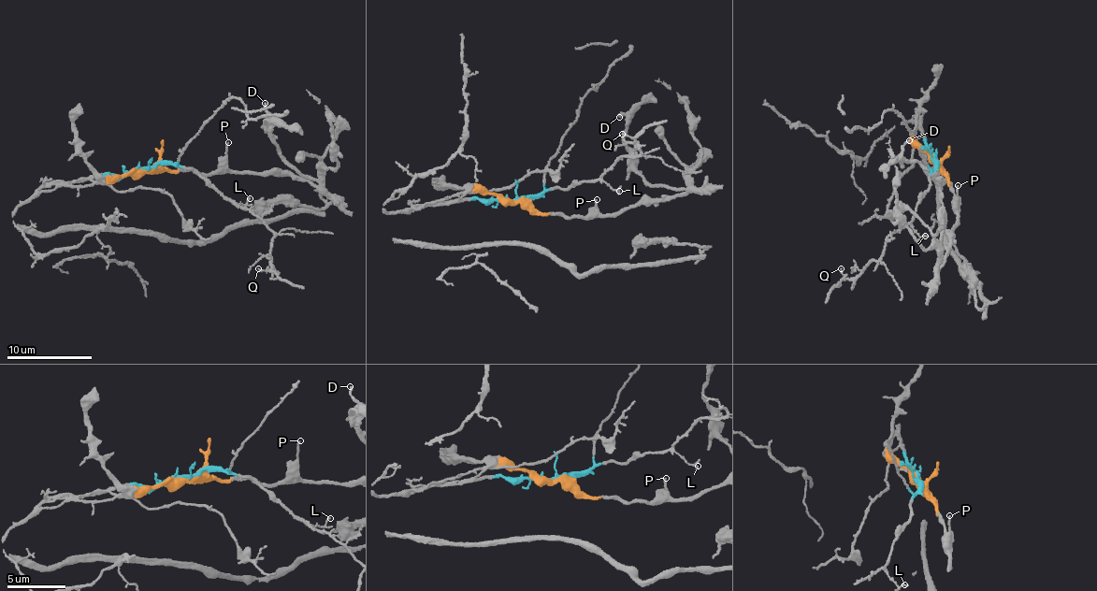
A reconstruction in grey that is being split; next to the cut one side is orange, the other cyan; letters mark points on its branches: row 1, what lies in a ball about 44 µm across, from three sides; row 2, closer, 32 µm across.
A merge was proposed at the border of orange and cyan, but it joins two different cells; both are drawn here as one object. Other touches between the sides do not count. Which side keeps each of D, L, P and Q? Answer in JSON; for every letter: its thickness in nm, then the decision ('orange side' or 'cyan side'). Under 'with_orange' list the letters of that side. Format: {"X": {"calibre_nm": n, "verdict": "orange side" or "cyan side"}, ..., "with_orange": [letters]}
{"D": {"calibre_nm": 170, "verdict": "orange side"}, "L": {"calibre_nm": 100, "verdict": "cyan side"}, "P": {"calibre_nm": 160, "verdict": "orange side"}, "Q": {"calibre_nm": 140, "verdict": "cyan side"}, "with_orange": ["D", "P"]}

